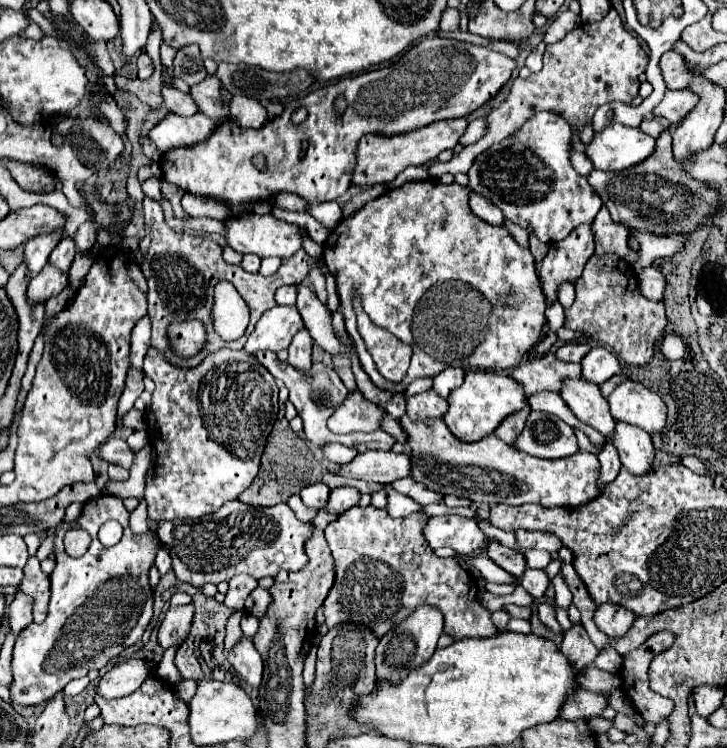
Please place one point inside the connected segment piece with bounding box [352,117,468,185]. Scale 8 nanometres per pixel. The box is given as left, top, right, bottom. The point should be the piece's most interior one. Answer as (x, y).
(380, 159)

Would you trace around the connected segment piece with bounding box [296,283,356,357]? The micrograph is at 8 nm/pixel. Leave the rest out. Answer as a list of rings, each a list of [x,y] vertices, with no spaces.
[[[296,285],[298,287],[298,301],[296,307],[302,313],[302,319],[306,323],[306,329],[310,331],[312,339],[316,345],[320,345],[324,351],[330,355],[354,355],[354,345],[352,343],[342,343],[332,327],[332,313],[328,307],[316,297],[316,293],[306,287],[306,285]]]

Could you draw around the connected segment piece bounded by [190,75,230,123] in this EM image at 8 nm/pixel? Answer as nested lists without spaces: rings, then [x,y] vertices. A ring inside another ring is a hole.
[[[208,75],[208,79],[192,85],[190,87],[190,95],[198,103],[200,111],[206,113],[216,123],[222,123],[222,119],[226,119],[230,115],[228,105],[222,103],[220,83],[218,83],[218,77],[216,75]]]

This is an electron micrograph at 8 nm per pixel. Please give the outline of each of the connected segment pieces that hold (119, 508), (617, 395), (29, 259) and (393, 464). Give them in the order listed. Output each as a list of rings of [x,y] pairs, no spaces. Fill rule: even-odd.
[[[98,495],[84,503],[82,515],[76,523],[60,523],[56,527],[54,537],[54,553],[56,553],[56,569],[50,575],[52,581],[52,597],[50,609],[44,623],[32,623],[16,637],[14,657],[12,657],[12,683],[10,683],[10,699],[18,705],[42,705],[54,691],[62,691],[70,679],[88,675],[90,669],[102,669],[114,655],[122,649],[134,645],[152,619],[152,589],[148,585],[148,569],[154,563],[154,555],[158,551],[158,543],[152,541],[152,535],[134,535],[128,527],[130,513],[124,509],[122,499],[114,495]],[[116,519],[124,527],[124,537],[114,547],[104,547],[98,541],[98,529],[108,521]],[[70,529],[84,529],[90,533],[92,543],[86,555],[74,559],[64,551],[64,535]]]
[[[626,379],[608,397],[610,413],[614,419],[642,427],[650,435],[666,429],[666,405],[654,391],[642,383]]]
[[[58,231],[56,235],[38,235],[38,239],[30,239],[24,247],[24,263],[26,263],[26,279],[32,279],[42,271],[42,267],[48,263],[48,255],[56,247],[56,243],[62,239]]]
[[[366,451],[360,453],[352,463],[340,467],[342,477],[364,479],[380,485],[390,485],[394,479],[408,477],[408,453],[390,453],[390,451]]]

